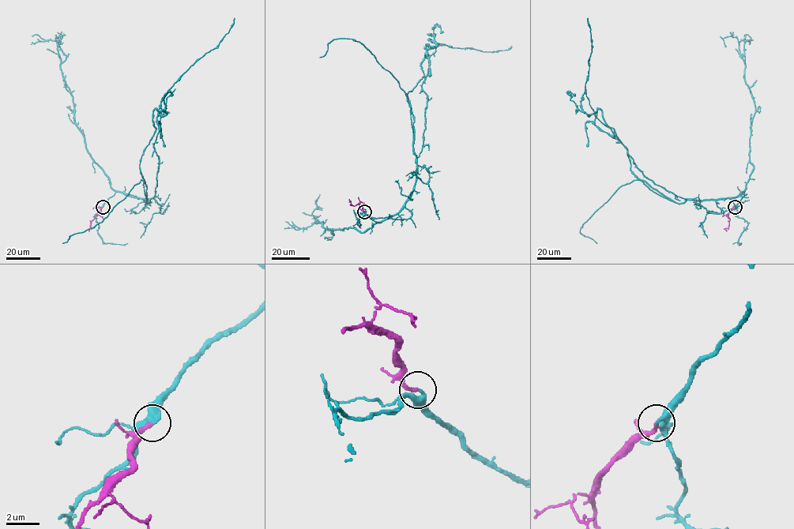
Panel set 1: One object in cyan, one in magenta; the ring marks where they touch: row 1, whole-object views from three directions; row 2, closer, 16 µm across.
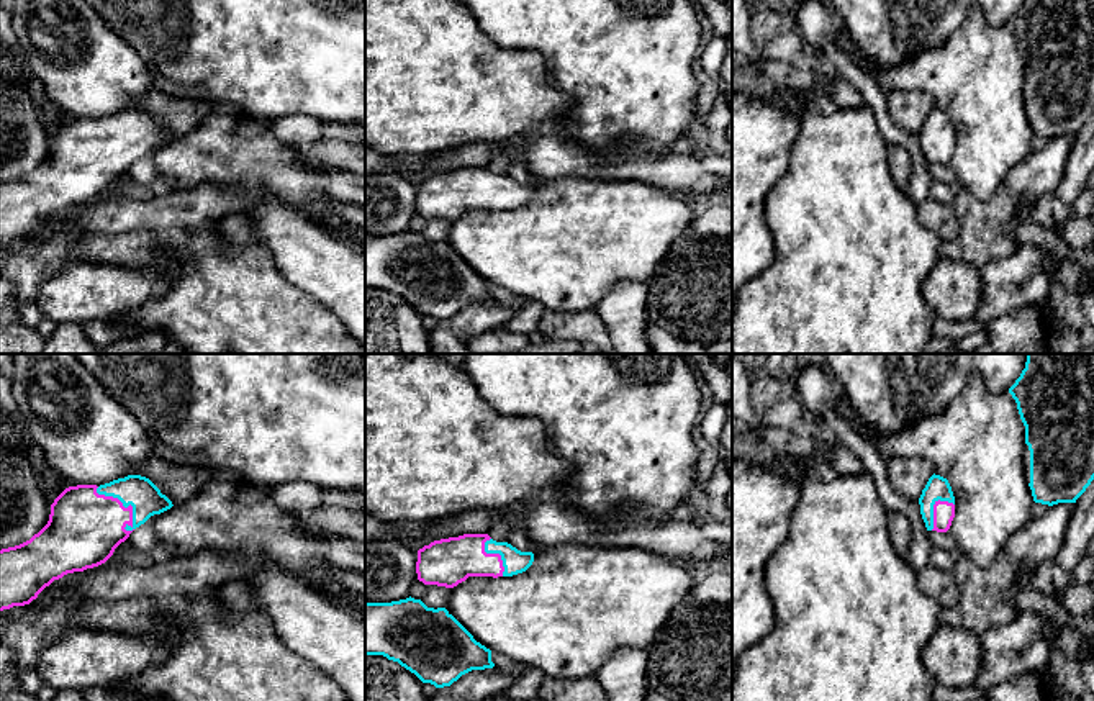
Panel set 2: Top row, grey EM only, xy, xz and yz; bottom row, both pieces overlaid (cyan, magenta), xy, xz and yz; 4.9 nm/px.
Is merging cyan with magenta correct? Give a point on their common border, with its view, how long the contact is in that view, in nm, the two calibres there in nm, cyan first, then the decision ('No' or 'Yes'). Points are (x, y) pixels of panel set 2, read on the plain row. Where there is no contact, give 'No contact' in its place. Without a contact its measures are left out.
Touches cyan at xy (125, 140). Shared border 280 nm. Thickness 160 nm (cyan) against 360 nm. Yes

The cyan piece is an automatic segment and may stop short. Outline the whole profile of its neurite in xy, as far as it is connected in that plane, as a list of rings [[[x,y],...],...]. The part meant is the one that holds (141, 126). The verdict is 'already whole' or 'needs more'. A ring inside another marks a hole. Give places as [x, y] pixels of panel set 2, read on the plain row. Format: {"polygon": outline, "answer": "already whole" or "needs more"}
{"polygon": [[[128,108],[105,118],[66,121],[51,138],[47,157],[29,174],[0,183],[0,244],[29,237],[54,213],[105,197],[115,182],[172,134],[146,110]]], "answer": "needs more"}

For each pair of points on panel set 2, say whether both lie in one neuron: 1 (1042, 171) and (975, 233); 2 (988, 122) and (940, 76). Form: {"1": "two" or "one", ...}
{"1": "one", "2": "one"}

